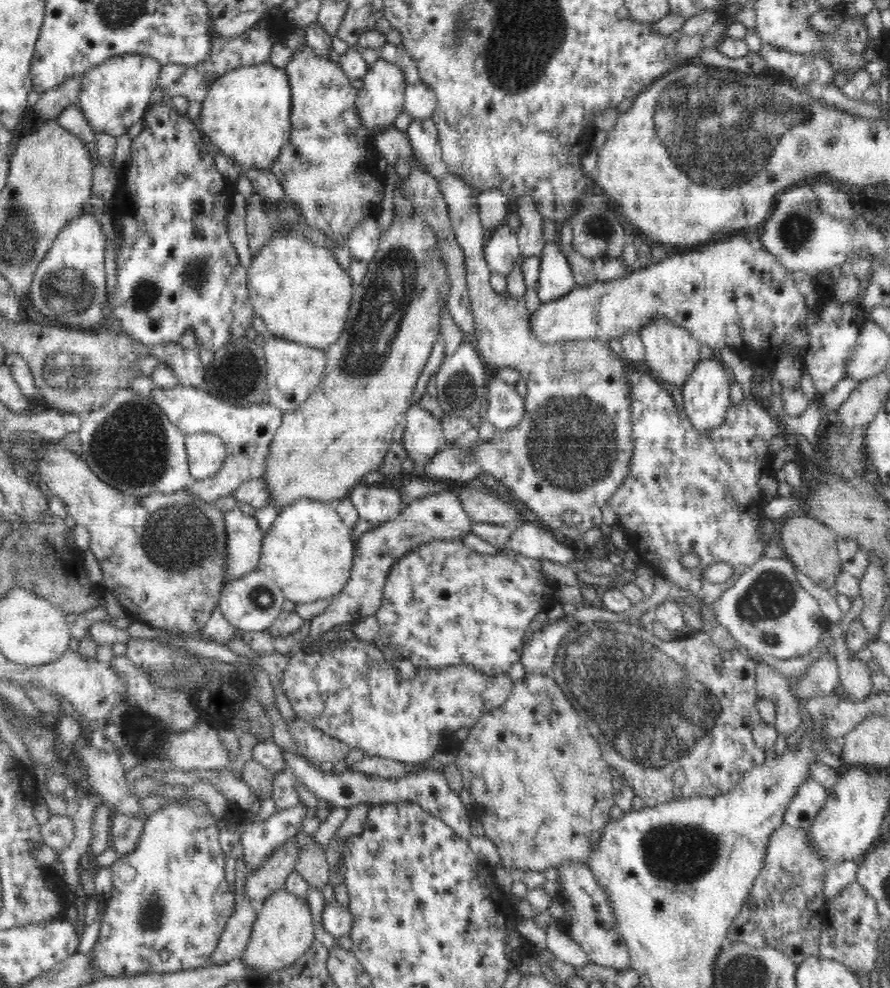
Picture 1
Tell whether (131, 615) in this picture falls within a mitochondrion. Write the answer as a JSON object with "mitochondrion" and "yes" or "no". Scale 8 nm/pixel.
{"mitochondrion":"no"}

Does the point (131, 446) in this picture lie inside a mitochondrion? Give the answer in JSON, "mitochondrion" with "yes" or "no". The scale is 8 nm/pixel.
{"mitochondrion":"yes"}

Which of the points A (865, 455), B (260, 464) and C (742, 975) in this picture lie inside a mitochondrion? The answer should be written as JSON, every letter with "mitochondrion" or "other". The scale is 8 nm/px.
{"A":"other","B":"other","C":"mitochondrion"}

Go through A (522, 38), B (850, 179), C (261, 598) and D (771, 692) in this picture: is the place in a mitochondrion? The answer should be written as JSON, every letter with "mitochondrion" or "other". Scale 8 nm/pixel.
{"A":"mitochondrion","B":"other","C":"mitochondrion","D":"other"}

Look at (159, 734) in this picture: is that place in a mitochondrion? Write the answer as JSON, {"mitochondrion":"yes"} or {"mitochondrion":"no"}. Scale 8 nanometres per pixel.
{"mitochondrion":"no"}

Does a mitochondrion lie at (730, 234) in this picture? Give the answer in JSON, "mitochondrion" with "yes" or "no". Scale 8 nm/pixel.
{"mitochondrion":"no"}

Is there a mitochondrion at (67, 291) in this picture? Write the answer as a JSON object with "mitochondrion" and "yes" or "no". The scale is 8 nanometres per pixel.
{"mitochondrion":"yes"}

